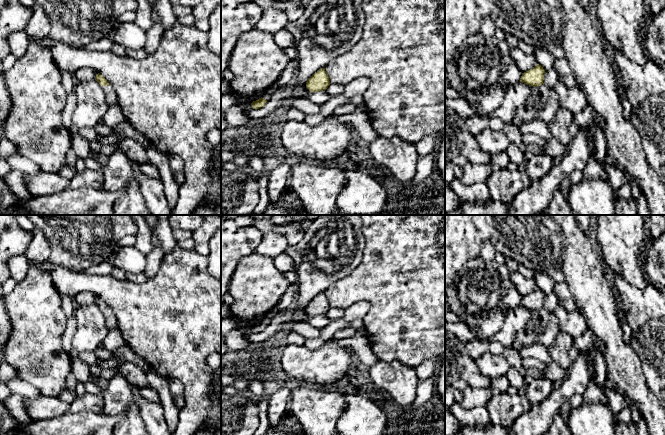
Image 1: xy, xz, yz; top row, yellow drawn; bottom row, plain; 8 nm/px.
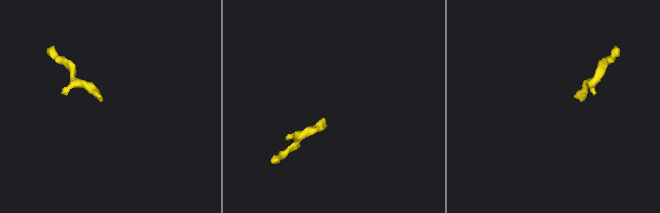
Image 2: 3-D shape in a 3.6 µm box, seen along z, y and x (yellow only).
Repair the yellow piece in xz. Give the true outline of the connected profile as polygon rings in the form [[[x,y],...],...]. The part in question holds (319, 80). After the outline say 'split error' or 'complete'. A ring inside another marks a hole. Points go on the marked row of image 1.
[[[325,68],[319,69],[306,82],[306,88],[310,92],[326,90],[330,84]]]; complete

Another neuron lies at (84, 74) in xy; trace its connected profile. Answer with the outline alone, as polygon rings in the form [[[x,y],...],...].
[[[81,68],[78,69],[73,76],[76,81],[81,82],[81,81],[95,80],[97,74],[98,72],[95,71],[94,69]]]

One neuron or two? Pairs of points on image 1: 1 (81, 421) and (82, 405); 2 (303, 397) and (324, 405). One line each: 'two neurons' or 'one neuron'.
1: two neurons
2: one neuron

